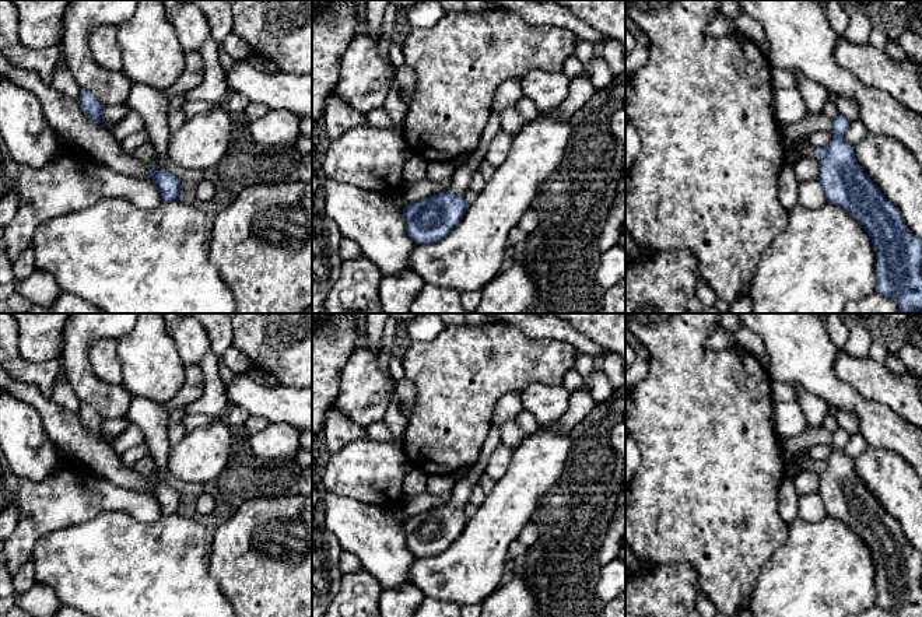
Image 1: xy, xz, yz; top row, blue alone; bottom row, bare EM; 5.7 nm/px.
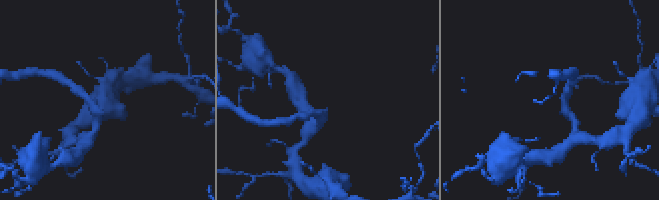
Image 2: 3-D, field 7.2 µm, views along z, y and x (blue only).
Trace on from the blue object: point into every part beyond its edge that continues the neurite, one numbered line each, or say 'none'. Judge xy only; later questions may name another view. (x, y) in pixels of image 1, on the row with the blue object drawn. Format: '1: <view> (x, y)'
1: xy (146, 151)

